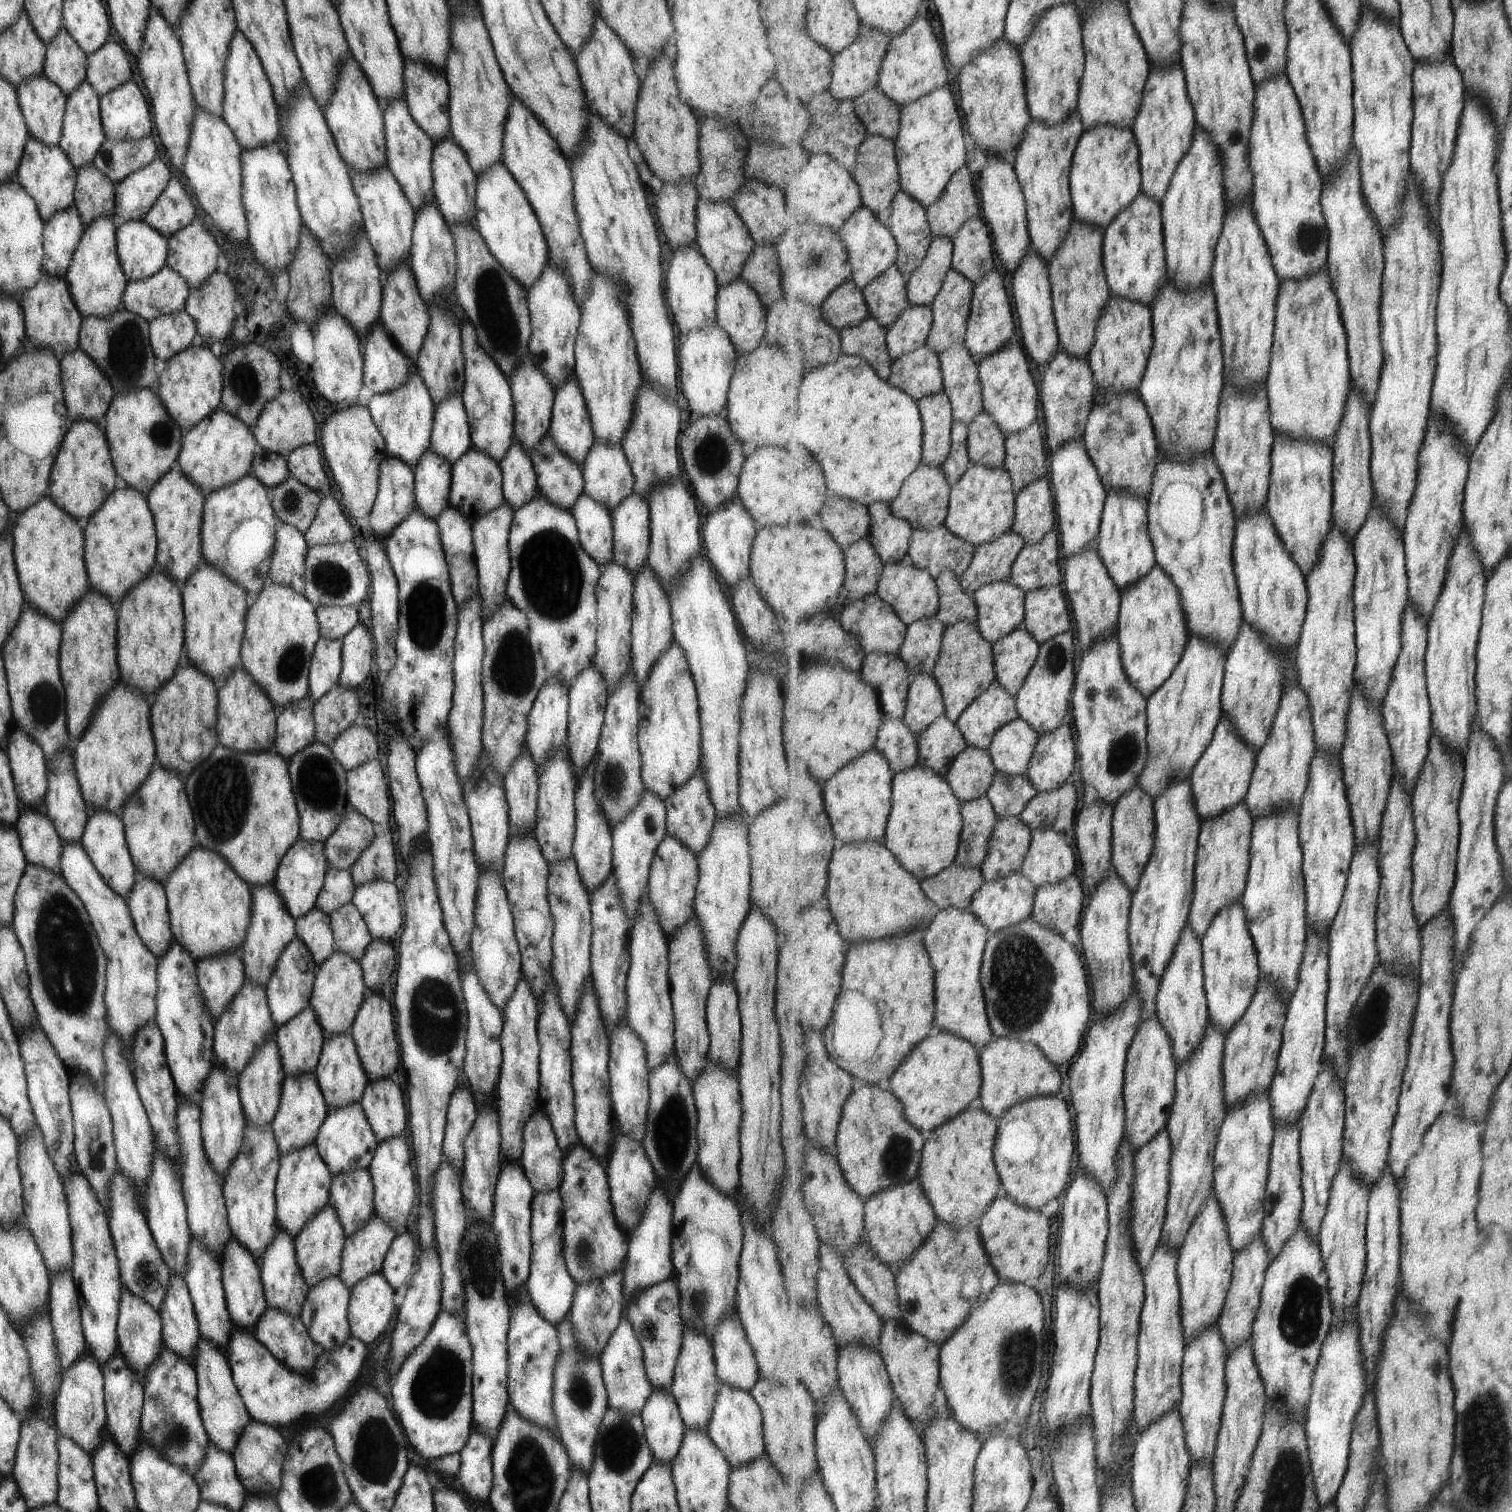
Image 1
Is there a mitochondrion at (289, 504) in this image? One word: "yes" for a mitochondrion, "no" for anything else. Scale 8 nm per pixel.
yes

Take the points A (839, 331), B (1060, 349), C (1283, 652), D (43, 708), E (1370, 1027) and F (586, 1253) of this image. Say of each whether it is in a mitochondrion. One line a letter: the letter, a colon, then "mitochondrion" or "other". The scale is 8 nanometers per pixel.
A: other
B: other
C: other
D: mitochondrion
E: mitochondrion
F: mitochondrion

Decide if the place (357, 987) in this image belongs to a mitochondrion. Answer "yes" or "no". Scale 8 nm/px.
no

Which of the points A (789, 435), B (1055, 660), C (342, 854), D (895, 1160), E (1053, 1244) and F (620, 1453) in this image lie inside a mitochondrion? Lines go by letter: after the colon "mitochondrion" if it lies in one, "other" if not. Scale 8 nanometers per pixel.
A: other
B: mitochondrion
C: mitochondrion
D: mitochondrion
E: other
F: mitochondrion

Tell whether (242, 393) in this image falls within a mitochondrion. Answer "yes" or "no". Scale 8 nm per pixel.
yes

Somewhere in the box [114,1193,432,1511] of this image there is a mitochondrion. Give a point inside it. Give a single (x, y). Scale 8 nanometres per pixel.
(373, 1450)

